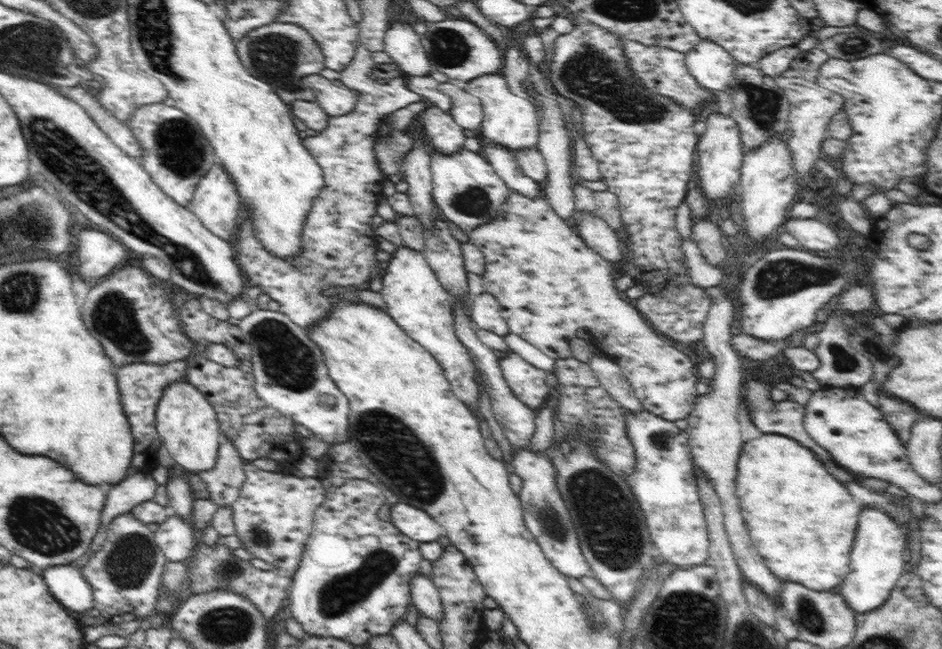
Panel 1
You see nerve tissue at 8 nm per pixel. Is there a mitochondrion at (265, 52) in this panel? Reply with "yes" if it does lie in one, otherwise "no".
yes

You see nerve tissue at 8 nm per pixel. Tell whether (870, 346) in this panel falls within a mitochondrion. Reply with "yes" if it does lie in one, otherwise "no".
yes

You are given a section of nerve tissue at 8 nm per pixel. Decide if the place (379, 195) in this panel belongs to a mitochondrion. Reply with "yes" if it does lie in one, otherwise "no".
no

